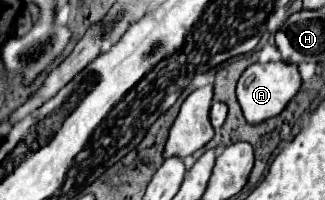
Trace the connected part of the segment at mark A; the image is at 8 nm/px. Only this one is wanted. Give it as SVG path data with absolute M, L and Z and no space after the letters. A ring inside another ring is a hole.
M284 60L266 62L266 64L256 62L256 64L248 66L242 72L242 76L238 80L238 88L236 88L238 102L242 106L242 112L244 112L246 120L250 124L258 124L258 122L264 122L268 118L276 116L294 98L294 94L298 92L300 84L302 84L302 78L298 74L298 68L294 64L284 62Z

